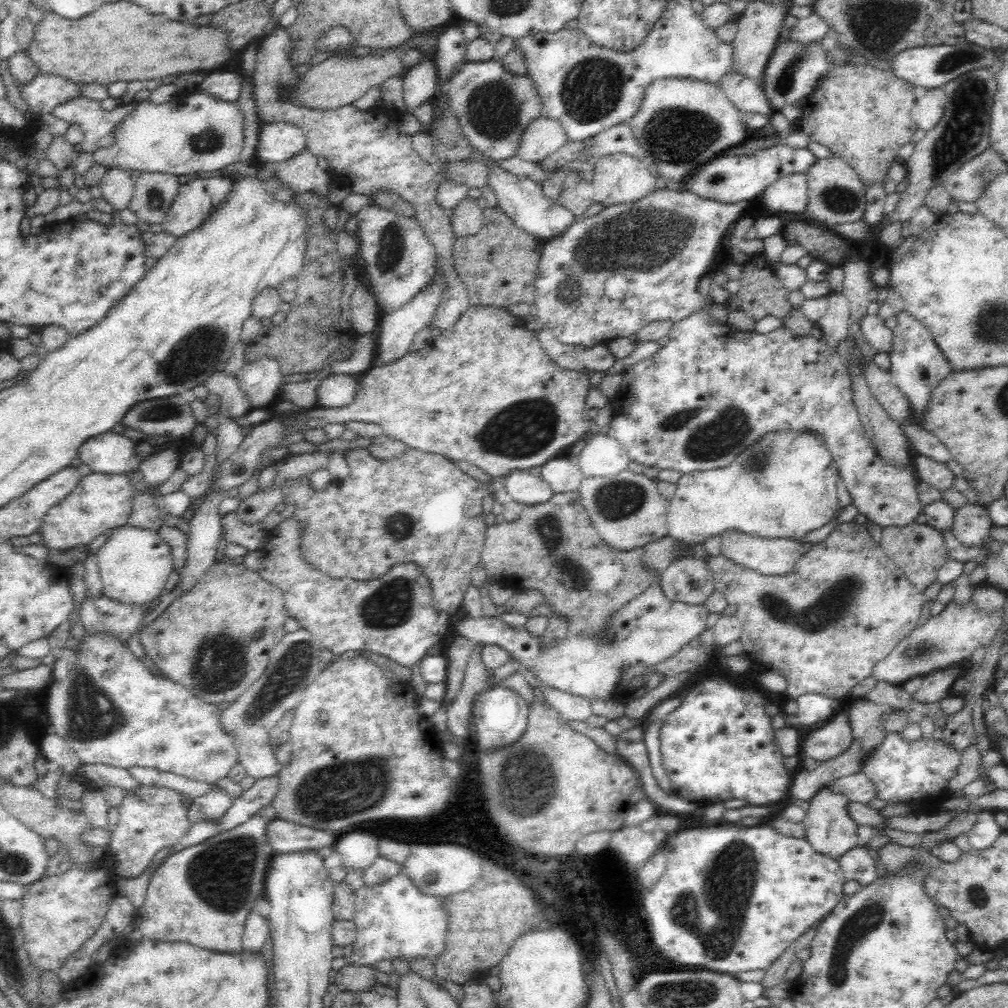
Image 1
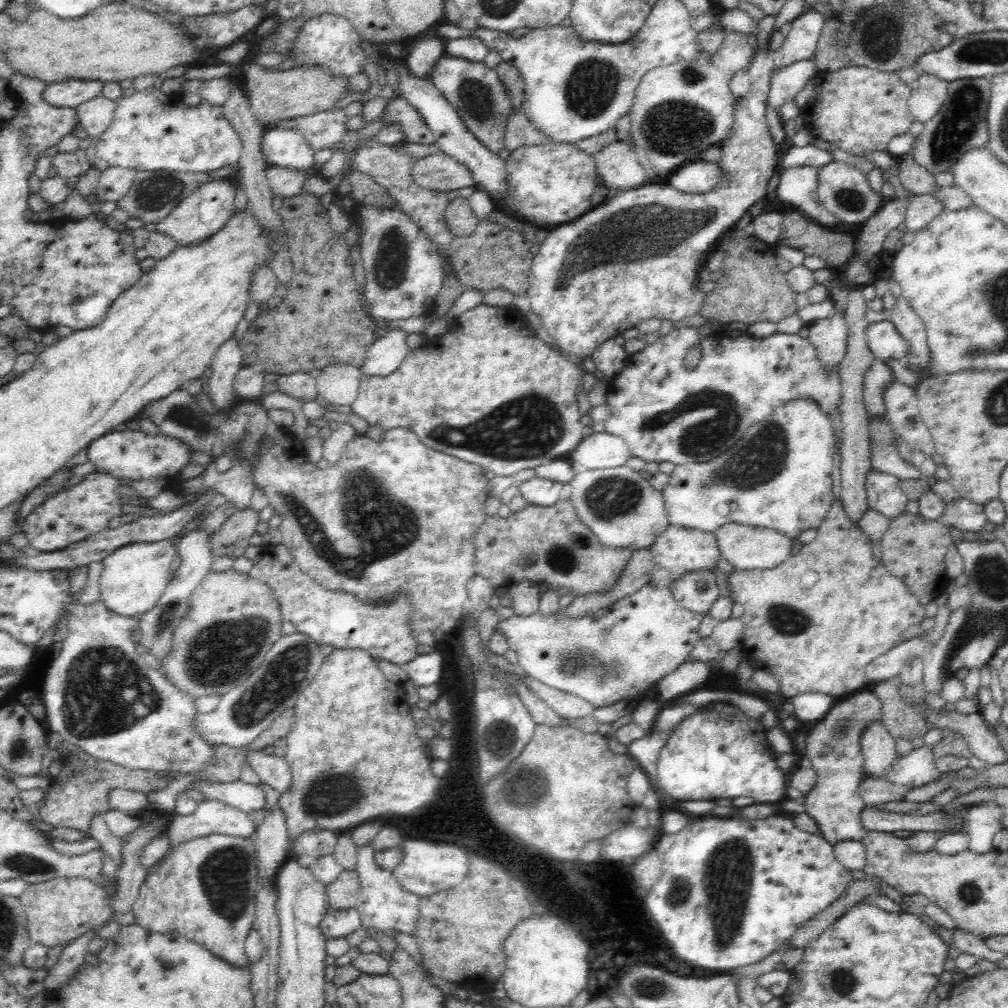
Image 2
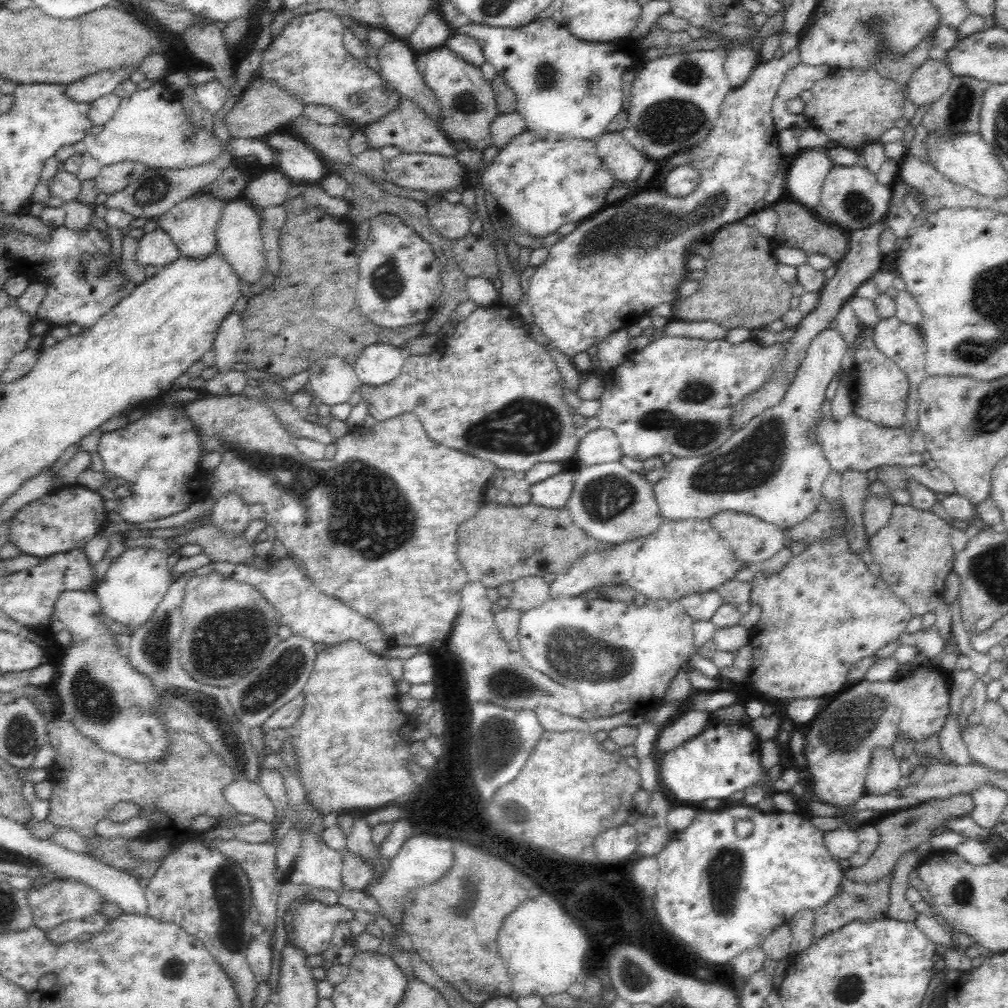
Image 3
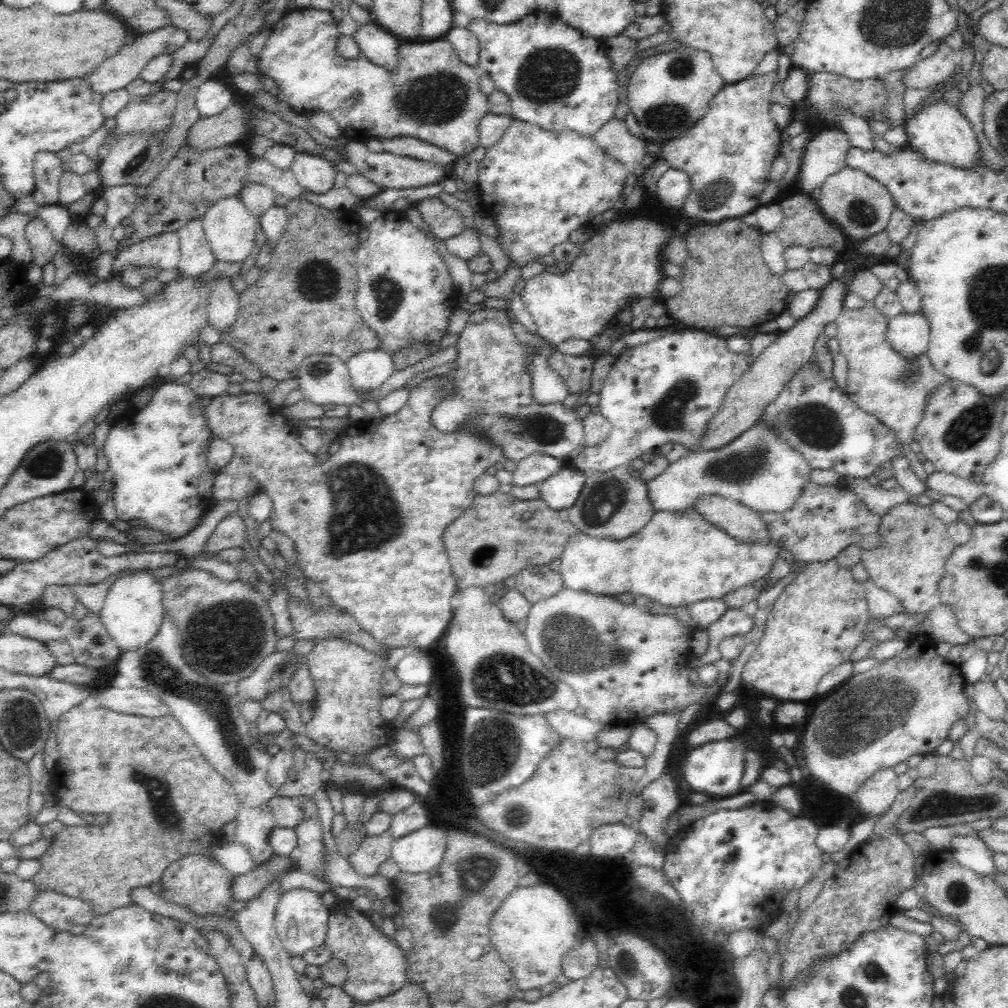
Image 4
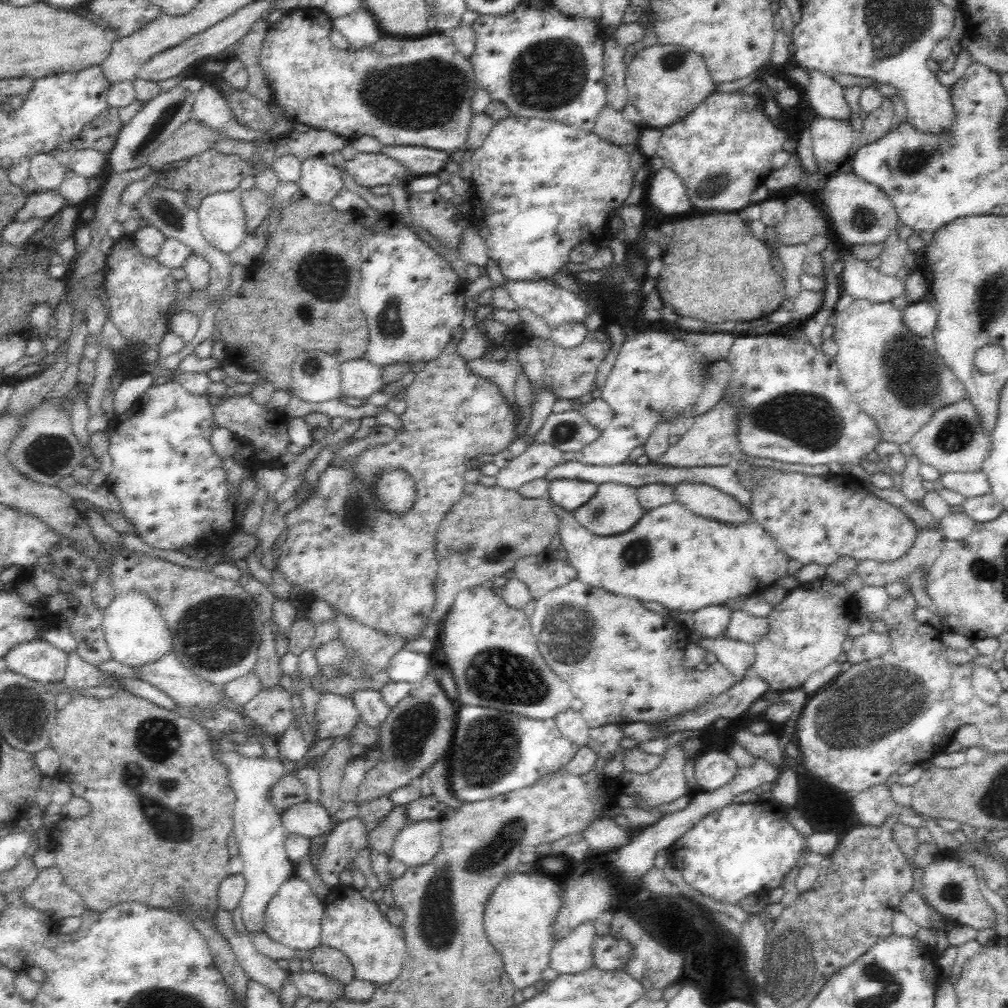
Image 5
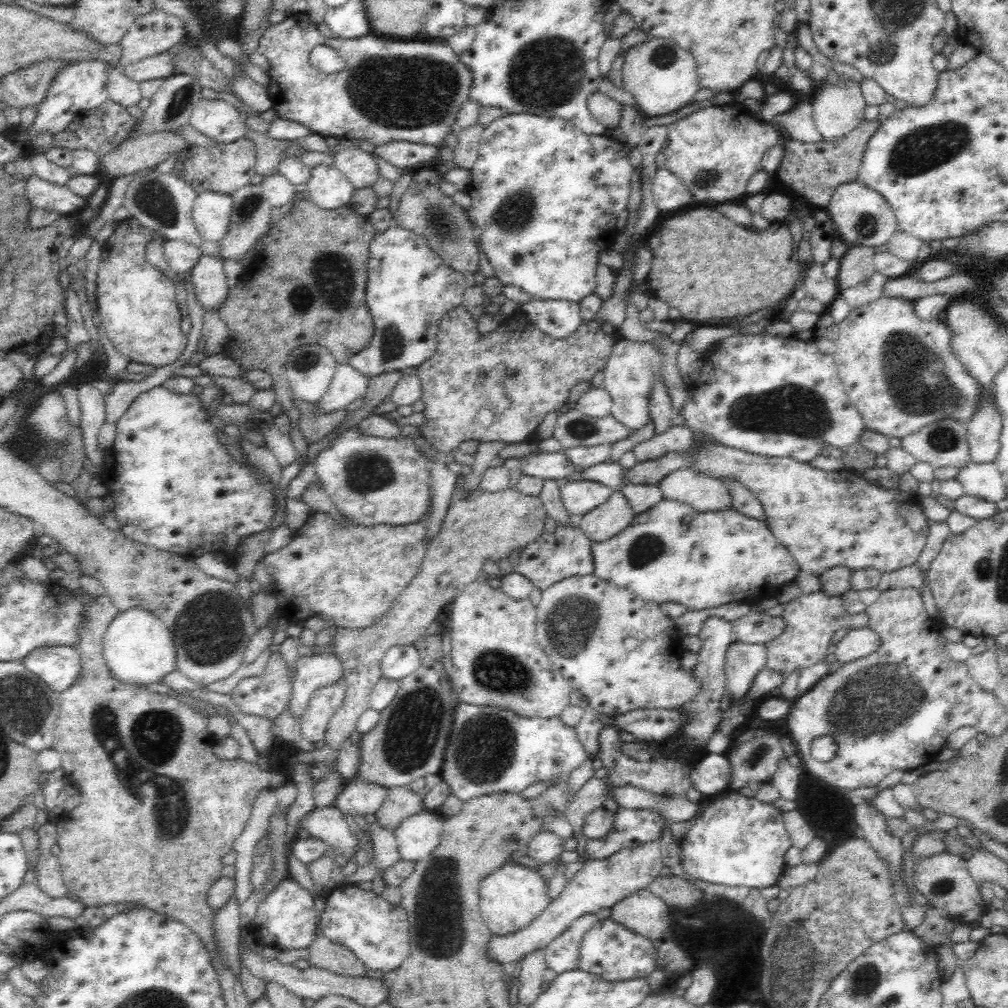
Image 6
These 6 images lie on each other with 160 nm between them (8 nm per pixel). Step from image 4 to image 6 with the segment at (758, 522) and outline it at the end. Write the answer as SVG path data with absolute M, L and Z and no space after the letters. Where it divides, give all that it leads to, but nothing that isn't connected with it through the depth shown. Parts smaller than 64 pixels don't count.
M693 467L679 468L659 482L664 499L689 505L697 512L720 512L732 510L733 500L721 480L699 473Z

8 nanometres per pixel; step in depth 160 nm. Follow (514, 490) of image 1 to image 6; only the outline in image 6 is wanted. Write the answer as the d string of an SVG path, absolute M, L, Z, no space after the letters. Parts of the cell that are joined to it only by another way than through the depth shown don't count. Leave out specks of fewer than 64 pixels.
M578 479L561 482L559 492L568 515L577 519L606 503L614 491L599 482Z

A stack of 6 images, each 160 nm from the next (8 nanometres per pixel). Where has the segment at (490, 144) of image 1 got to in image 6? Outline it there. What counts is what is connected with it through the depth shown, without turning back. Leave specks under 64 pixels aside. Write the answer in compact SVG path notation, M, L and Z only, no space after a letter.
M306 12L293 13L289 17L286 17L283 22L280 22L280 24L271 24L266 28L264 35L260 38L256 51L263 54L266 61L270 64L270 69L267 71L269 83L266 87L273 102L273 109L276 111L278 117L299 122L307 126L311 132L323 138L339 136L345 139L364 139L371 142L375 147L384 146L384 144L390 144L390 142L410 142L440 148L449 133L451 131L457 131L457 127L455 126L456 114L458 114L462 104L469 100L470 87L473 79L470 68L466 67L466 64L460 61L459 54L452 50L452 47L448 44L448 40L424 40L422 37L414 40L394 40L370 33L368 36L362 38L362 44L358 44L358 40L350 40L350 44L338 44L338 52L342 52L342 60L346 61L346 68L332 74L325 74L324 72L318 71L310 63L310 53L312 50L316 46L324 46L325 44L326 38L320 34L318 24L312 22Z

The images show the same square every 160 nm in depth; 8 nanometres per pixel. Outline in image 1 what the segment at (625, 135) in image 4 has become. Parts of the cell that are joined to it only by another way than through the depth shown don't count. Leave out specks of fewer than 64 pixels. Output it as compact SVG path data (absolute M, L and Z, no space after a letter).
M612 153L600 157L593 164L593 200L605 206L636 202L646 198L652 191L661 187L660 182L650 173L648 165L636 156L626 153Z

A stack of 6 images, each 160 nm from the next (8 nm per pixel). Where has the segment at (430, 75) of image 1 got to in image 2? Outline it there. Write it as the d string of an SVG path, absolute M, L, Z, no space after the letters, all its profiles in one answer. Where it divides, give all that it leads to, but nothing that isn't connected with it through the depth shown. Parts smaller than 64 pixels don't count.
M416 36L416 44L409 54L406 54L404 60L406 61L406 67L410 70L410 73L421 80L430 78L436 62L441 60L442 55L445 52L444 38L428 38L428 40L419 41L419 37Z

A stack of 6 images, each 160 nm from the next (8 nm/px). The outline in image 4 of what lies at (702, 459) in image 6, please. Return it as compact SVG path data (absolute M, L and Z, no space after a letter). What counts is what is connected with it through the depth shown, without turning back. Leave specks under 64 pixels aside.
M810 483L790 512L761 514L772 542L791 552L793 558L805 563L834 559L844 548L855 544L864 550L878 547L881 518L870 510L843 484L820 486Z

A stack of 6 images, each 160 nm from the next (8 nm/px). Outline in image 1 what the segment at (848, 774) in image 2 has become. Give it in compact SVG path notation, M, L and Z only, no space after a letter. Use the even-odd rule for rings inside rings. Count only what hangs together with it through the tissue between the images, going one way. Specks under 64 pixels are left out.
M836 714L829 720L804 732L802 754L819 763L842 754L853 740L846 714ZM822 787L810 800L804 825L804 839L812 845L812 849L820 855L830 856L838 861L839 858L851 848L858 847L858 834L856 821L848 815L846 804L849 800L838 793L832 793L828 787Z

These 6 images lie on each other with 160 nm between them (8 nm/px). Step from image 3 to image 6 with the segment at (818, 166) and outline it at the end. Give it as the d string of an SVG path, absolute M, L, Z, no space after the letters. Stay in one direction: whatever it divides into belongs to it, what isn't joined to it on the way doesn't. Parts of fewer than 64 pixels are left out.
M842 77L838 85L828 82L820 82L819 89L815 92L812 101L812 116L822 142L834 144L842 138L846 138L864 120L863 110L865 107L864 95L860 90L860 84L850 82Z

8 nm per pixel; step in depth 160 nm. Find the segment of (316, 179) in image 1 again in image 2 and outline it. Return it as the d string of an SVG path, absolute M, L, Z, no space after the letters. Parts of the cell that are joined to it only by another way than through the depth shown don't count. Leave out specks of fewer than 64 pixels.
M270 165L266 168L265 175L273 194L288 198L304 191L304 183L308 179L318 176L318 173L316 168L296 170L295 168L282 168L276 165Z

